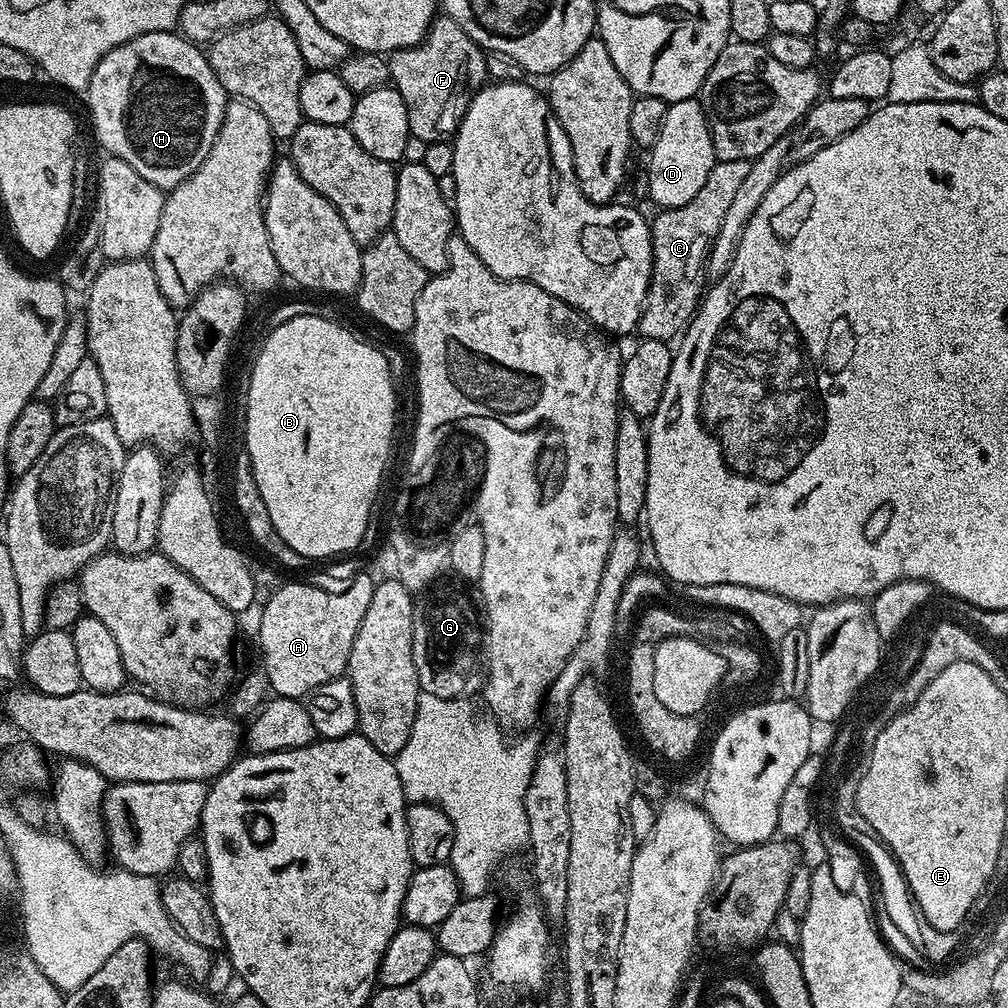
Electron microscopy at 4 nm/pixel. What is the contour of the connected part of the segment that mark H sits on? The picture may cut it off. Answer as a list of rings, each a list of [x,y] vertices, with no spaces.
[[[176,30],[142,34],[114,46],[114,50],[107,52],[98,66],[94,66],[87,96],[96,140],[108,151],[107,155],[134,166],[146,182],[161,190],[177,188],[206,162],[206,154],[210,154],[218,138],[230,99],[222,82],[218,82],[218,74],[214,74],[205,49]]]

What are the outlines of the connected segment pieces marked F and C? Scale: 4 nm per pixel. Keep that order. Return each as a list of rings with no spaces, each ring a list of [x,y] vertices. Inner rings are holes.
[[[440,14],[433,19],[428,33],[419,44],[412,48],[399,48],[387,57],[392,75],[390,84],[398,90],[398,94],[402,94],[402,102],[406,102],[408,130],[413,141],[421,140],[421,145],[427,146],[445,138],[455,137],[456,129],[460,127],[470,102],[476,93],[489,83],[485,53],[485,49],[476,44],[474,38],[470,38],[470,34],[466,34],[466,30],[462,30],[462,26],[454,22],[454,18]]]
[[[750,160],[719,161],[710,170],[706,186],[702,186],[702,190],[698,190],[686,206],[665,208],[657,211],[656,217],[651,217],[652,279],[648,282],[648,296],[644,300],[638,325],[639,335],[643,339],[675,341],[696,315],[706,291],[704,278],[708,271],[708,252],[718,237],[726,210],[733,204],[737,189],[745,181],[751,166]]]

